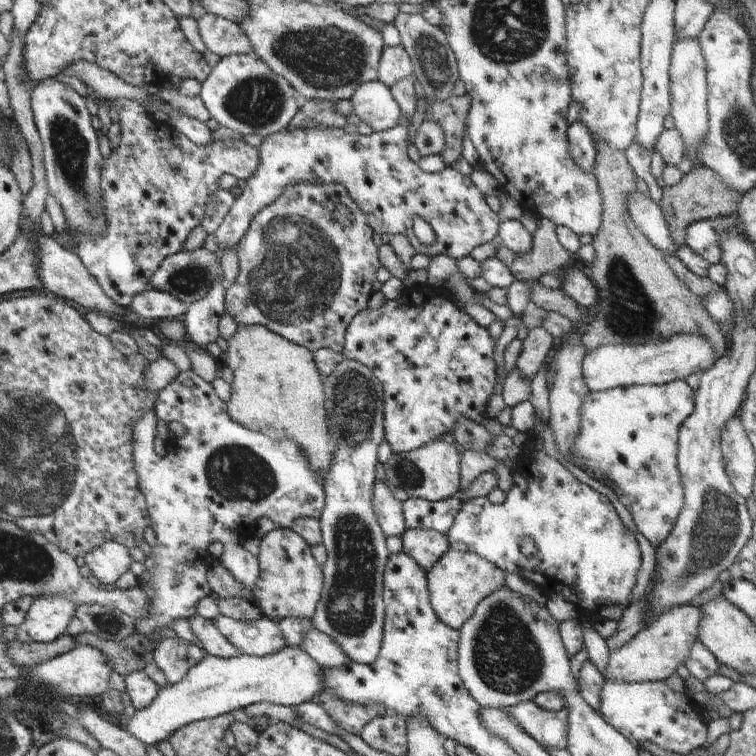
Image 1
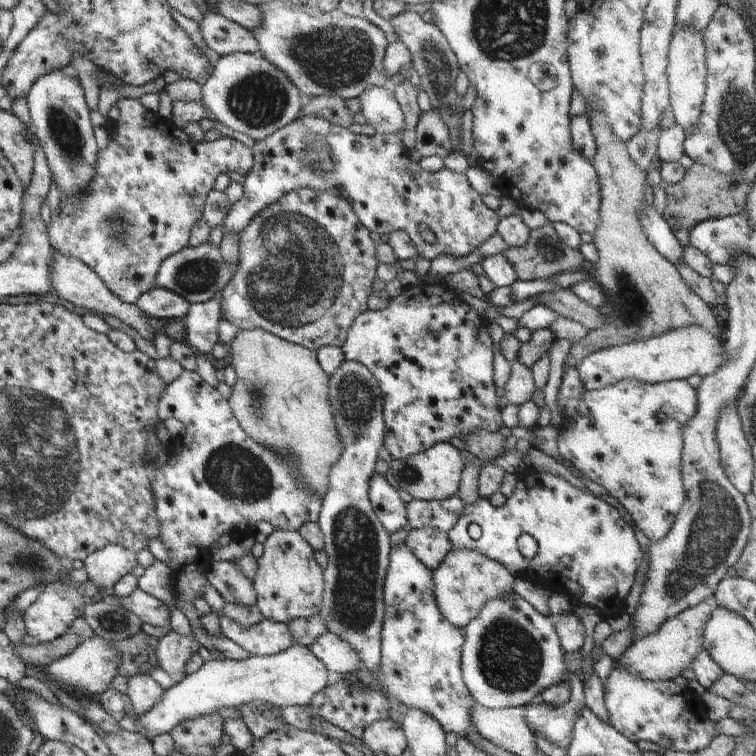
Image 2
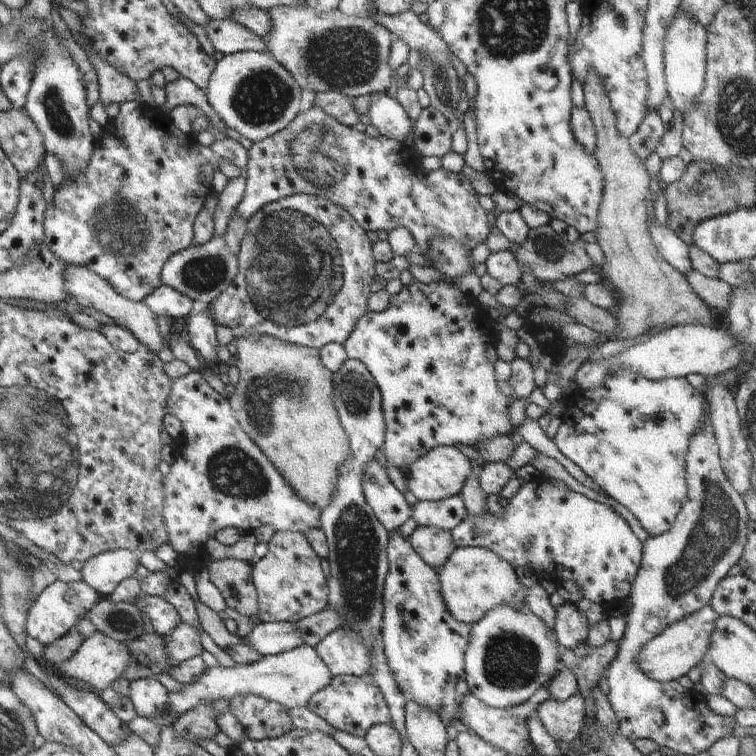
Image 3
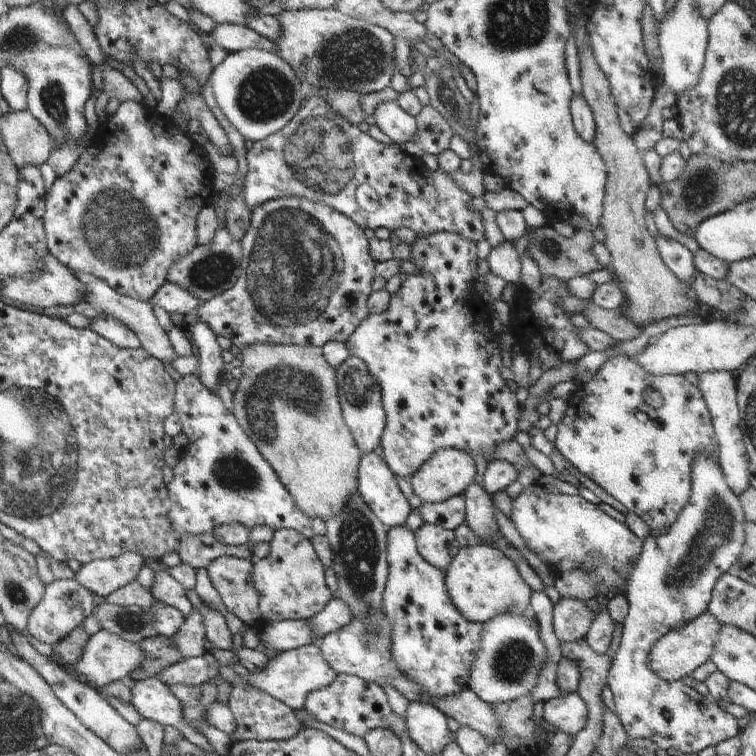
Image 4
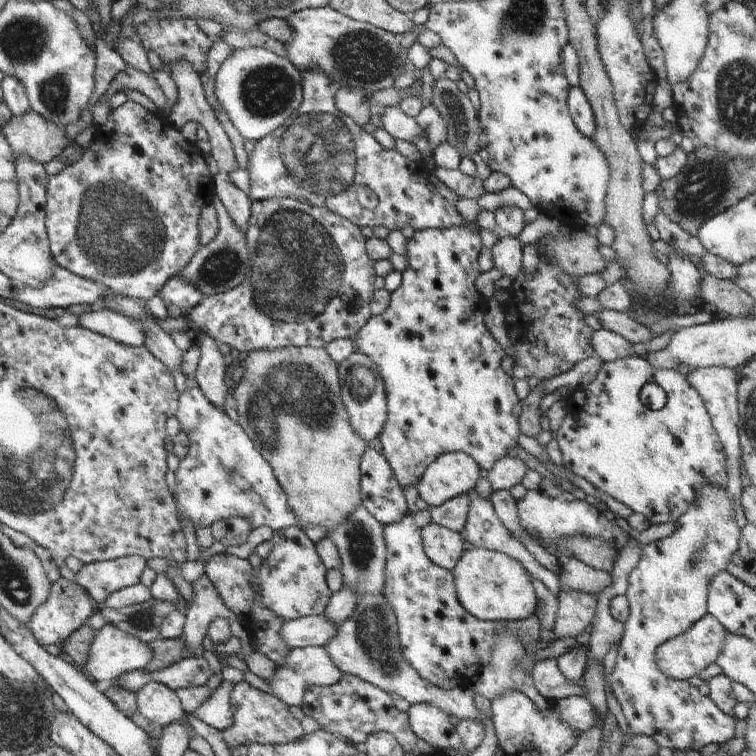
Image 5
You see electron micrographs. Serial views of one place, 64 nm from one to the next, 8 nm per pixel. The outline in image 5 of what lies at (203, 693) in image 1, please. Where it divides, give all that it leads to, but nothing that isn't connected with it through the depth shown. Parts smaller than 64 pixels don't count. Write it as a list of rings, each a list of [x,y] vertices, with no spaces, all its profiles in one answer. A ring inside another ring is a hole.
[[[326,647],[295,648],[288,653],[285,665],[283,667],[277,666],[275,678],[269,684],[276,697],[286,706],[301,706],[308,685],[332,686],[340,682],[342,675],[343,672],[333,665]]]

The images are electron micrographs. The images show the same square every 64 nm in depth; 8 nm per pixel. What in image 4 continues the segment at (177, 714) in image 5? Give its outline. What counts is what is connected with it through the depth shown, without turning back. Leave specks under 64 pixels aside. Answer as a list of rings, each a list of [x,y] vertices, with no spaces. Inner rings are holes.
[[[148,677],[131,683],[131,691],[131,704],[144,719],[175,728],[193,745],[214,751],[206,737],[183,717],[183,704],[160,679]]]

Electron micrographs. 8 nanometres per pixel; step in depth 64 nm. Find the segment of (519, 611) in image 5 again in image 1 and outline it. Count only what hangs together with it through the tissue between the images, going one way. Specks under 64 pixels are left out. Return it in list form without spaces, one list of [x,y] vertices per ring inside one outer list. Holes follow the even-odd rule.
[[[452,548],[426,573],[426,579],[434,613],[441,622],[456,631],[472,618],[484,598],[505,587],[505,572],[493,562],[476,553],[460,552]]]

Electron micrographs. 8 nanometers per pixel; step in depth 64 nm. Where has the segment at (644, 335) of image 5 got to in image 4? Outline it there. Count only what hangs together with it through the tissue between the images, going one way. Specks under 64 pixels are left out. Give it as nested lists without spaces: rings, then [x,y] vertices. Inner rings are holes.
[[[586,300],[585,307],[580,314],[588,320],[593,329],[608,334],[616,341],[632,340],[632,338],[638,338],[643,332],[638,326],[628,322],[622,310],[602,309],[590,300]]]

